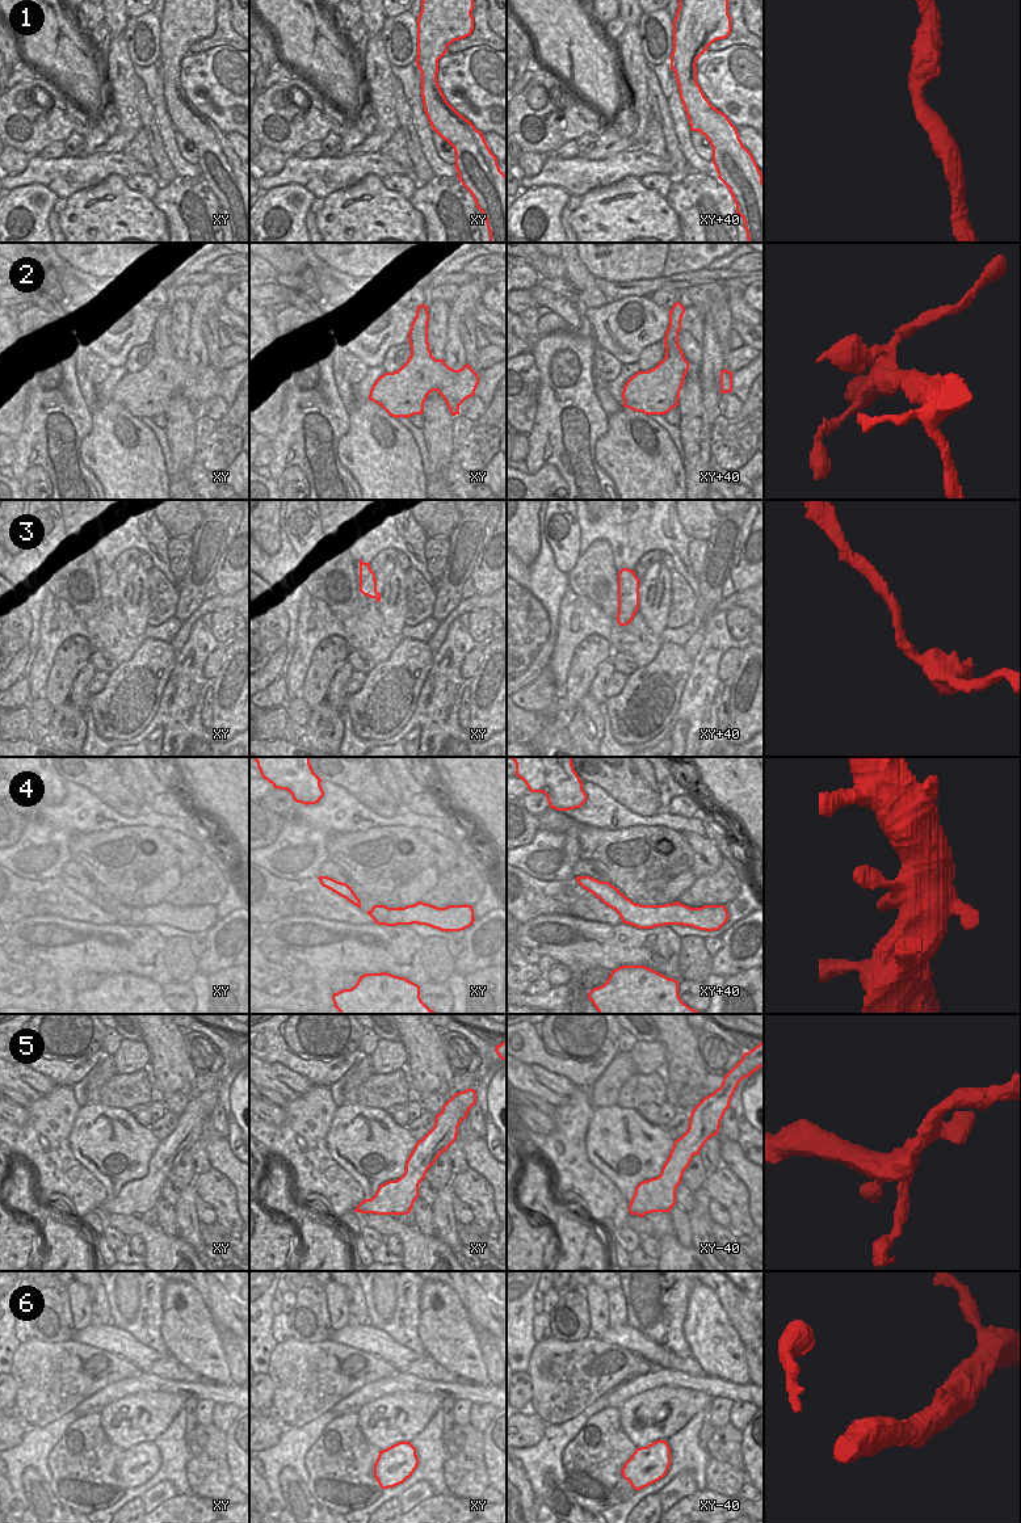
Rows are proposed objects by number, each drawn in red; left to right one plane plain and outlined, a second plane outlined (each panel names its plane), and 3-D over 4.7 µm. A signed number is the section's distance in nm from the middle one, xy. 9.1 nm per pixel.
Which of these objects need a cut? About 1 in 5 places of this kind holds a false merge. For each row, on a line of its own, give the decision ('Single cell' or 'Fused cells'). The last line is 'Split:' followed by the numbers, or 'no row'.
1: Single cell
2: Fused cells
3: Single cell
4: Single cell
5: Single cell
6: Single cell
Split: 2.

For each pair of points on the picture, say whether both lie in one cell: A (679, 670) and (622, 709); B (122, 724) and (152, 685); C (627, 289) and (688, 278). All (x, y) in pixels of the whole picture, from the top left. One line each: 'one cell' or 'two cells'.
A: one cell
B: one cell
C: one cell

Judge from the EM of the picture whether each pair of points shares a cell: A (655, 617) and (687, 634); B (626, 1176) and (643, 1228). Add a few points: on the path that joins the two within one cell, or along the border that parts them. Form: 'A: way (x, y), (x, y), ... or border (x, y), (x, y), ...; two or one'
A: border (667, 626), (659, 635); two
B: border (630, 1214), (625, 1224); two

